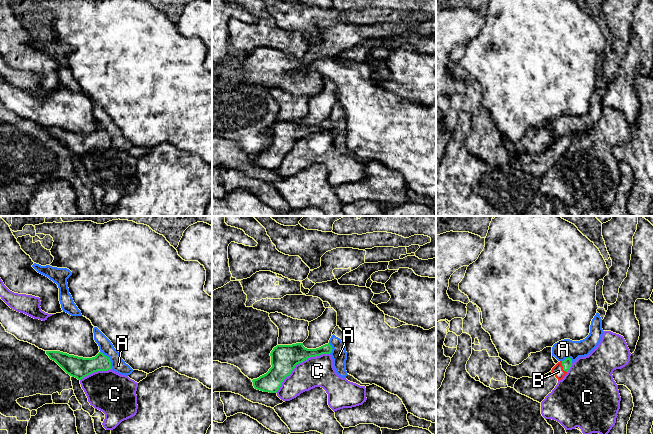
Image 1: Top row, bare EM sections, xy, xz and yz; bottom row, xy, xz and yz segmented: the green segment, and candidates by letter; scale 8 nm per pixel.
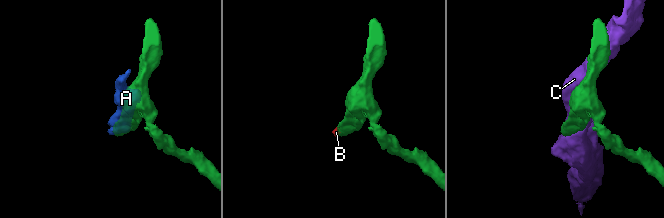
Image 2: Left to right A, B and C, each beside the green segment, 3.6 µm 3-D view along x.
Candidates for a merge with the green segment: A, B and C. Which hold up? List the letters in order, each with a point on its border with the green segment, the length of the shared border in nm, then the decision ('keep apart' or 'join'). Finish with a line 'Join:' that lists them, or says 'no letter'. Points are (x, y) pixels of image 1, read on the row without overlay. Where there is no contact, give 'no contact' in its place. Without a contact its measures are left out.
A: xy (109, 135) | 170 nm | keep apart
B: yz (563, 143) | 100 nm | join
C: xz (299, 138) | 550 nm | keep apart
Join: B

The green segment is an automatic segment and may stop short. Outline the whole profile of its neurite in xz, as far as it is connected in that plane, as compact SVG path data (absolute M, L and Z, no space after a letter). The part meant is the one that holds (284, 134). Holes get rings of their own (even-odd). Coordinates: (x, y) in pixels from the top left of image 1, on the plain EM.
M303 119L277 121L270 129L272 143L266 150L253 155L253 162L263 168L276 169L297 140L310 133L330 130L332 125L329 119L316 125L307 125Z

